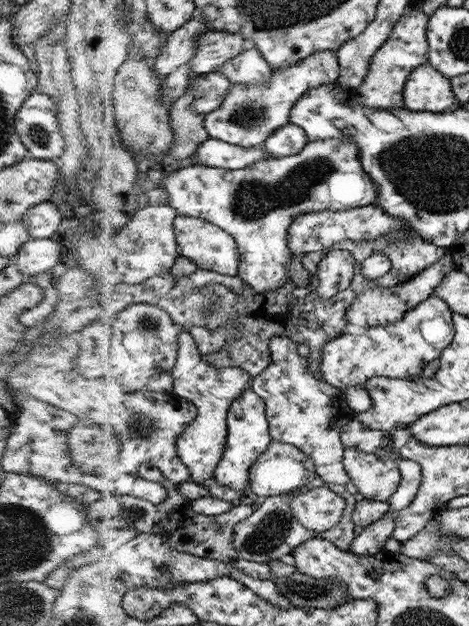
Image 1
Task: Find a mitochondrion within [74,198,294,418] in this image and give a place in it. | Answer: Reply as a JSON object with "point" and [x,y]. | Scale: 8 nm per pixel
{"point":[147,323]}

